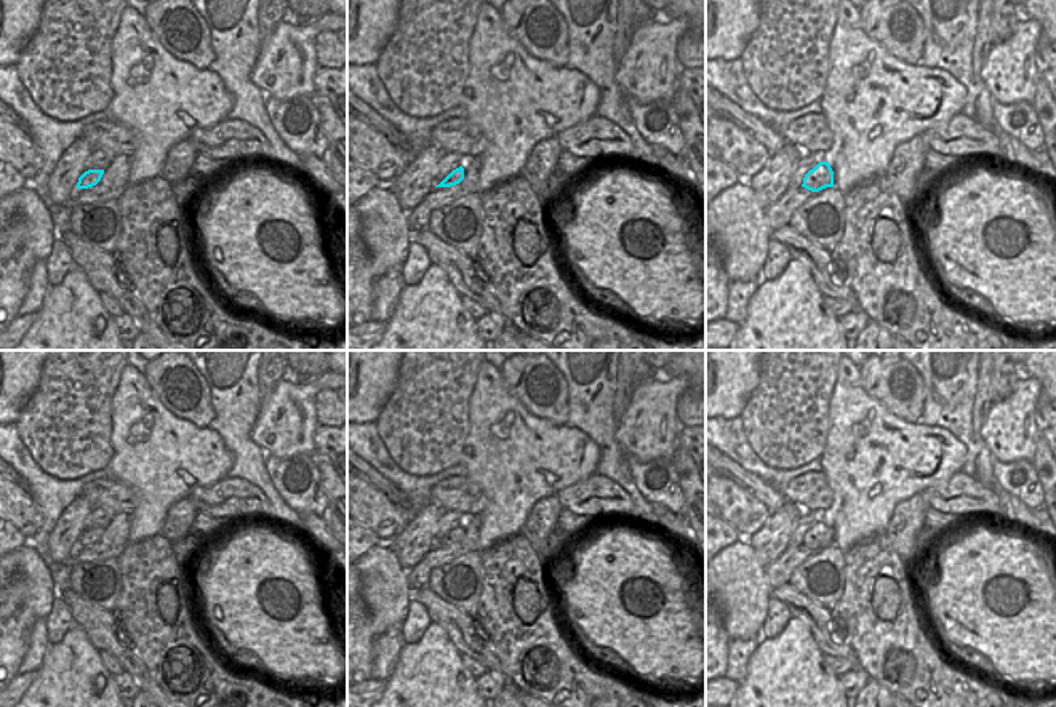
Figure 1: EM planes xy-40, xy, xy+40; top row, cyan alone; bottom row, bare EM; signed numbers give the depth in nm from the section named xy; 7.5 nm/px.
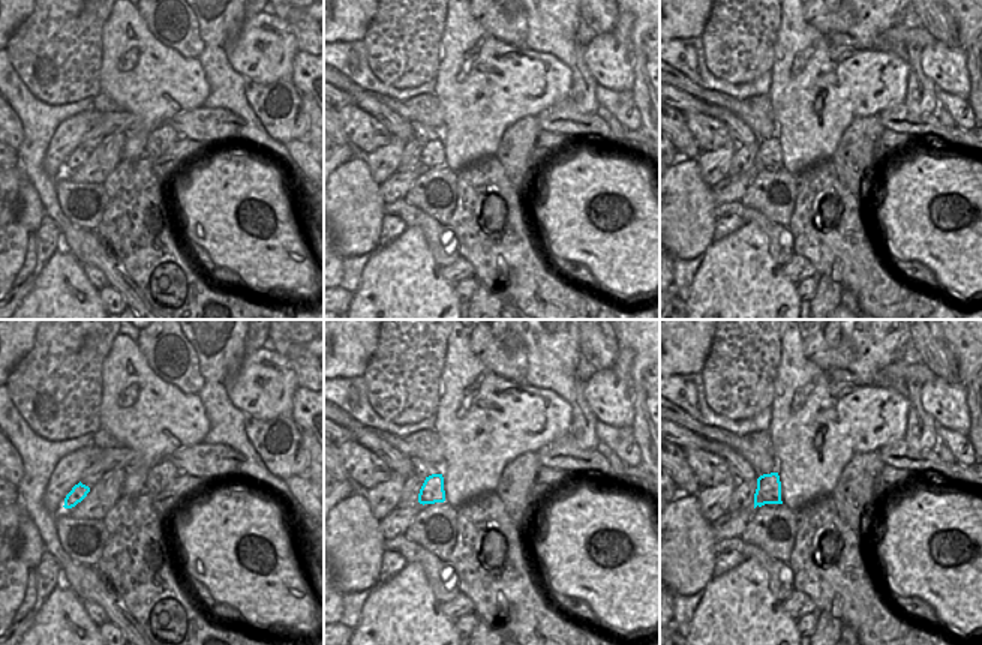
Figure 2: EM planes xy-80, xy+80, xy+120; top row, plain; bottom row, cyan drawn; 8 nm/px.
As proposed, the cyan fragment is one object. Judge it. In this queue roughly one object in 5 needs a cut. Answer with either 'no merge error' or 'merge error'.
no merge error

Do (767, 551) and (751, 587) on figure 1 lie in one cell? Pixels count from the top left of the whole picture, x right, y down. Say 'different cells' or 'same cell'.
different cells

